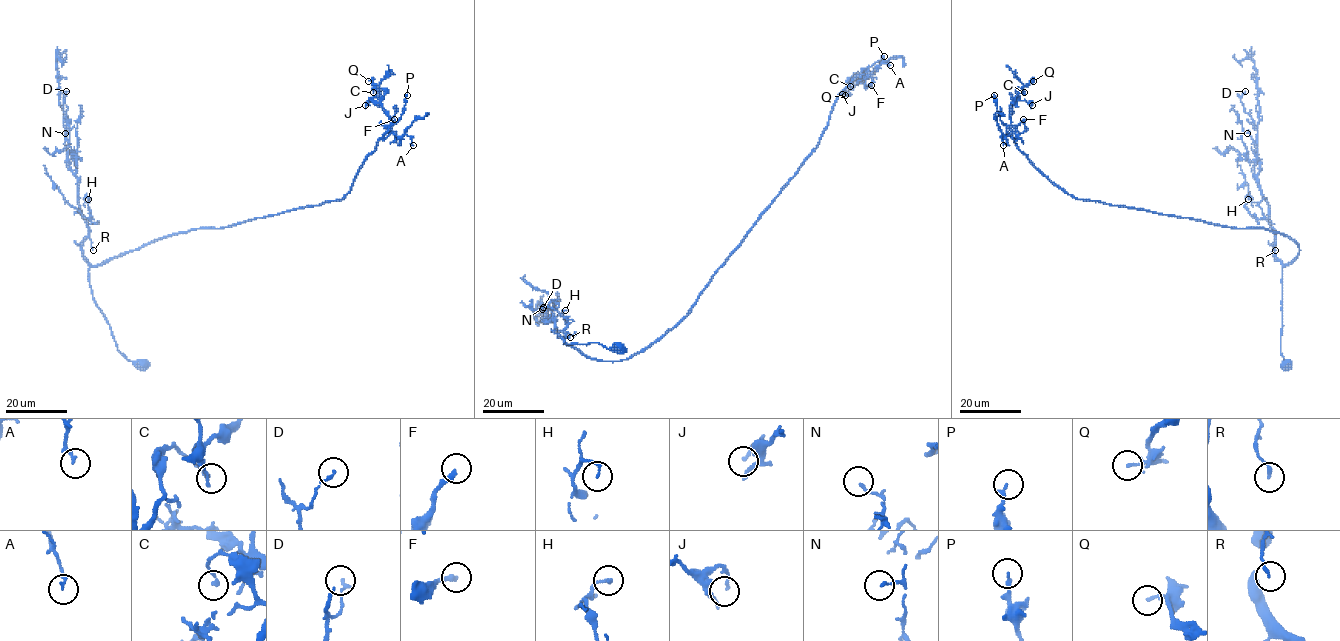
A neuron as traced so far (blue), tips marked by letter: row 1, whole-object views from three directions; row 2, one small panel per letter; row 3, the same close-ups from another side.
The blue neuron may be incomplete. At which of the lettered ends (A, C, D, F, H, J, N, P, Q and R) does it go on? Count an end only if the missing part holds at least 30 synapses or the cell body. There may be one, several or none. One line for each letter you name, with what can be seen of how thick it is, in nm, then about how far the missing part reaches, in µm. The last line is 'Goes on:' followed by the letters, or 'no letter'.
F: calibre 260 nm; missing 8 µm
Goes on: F

